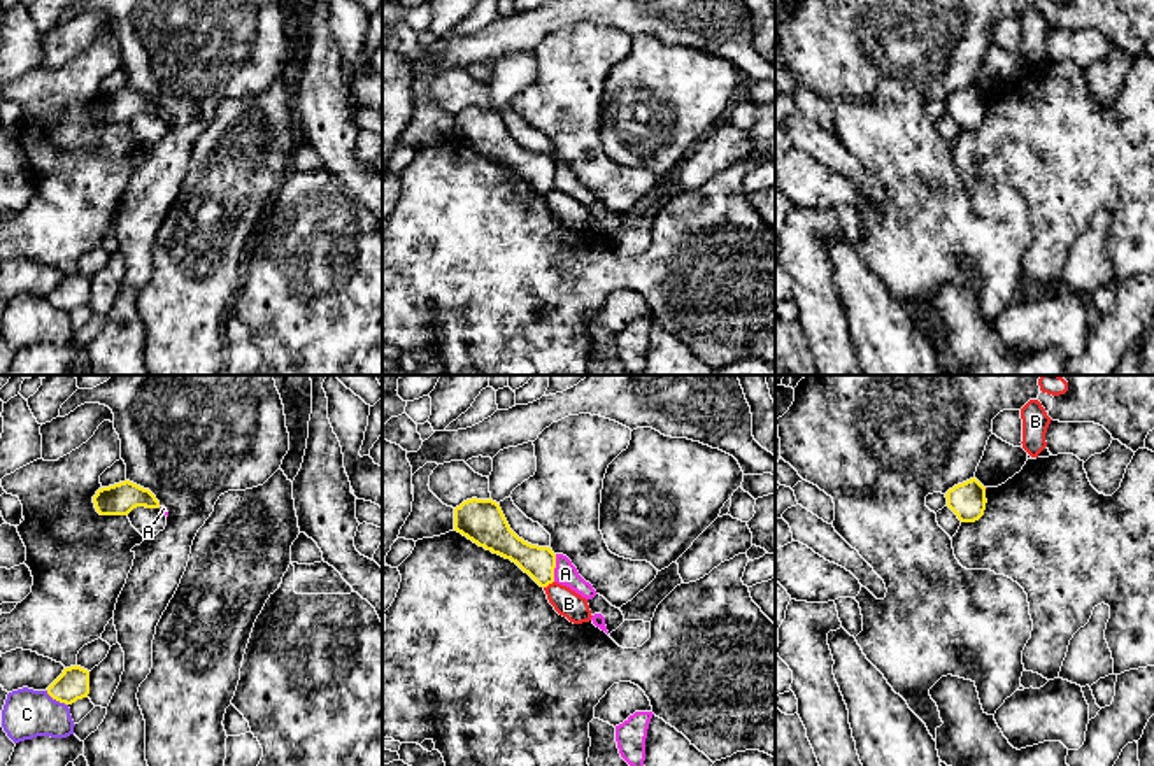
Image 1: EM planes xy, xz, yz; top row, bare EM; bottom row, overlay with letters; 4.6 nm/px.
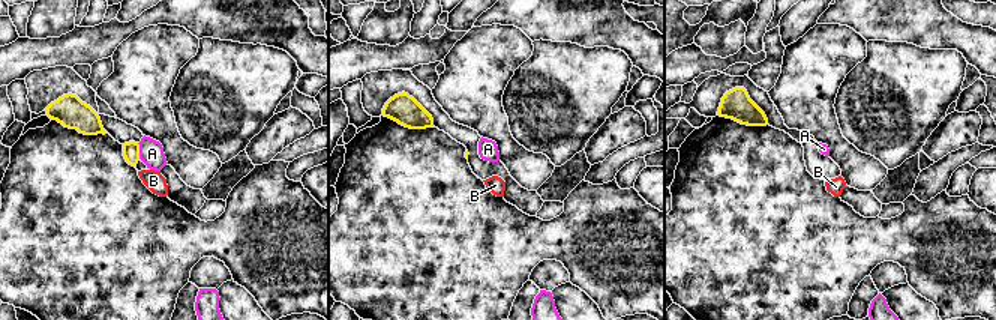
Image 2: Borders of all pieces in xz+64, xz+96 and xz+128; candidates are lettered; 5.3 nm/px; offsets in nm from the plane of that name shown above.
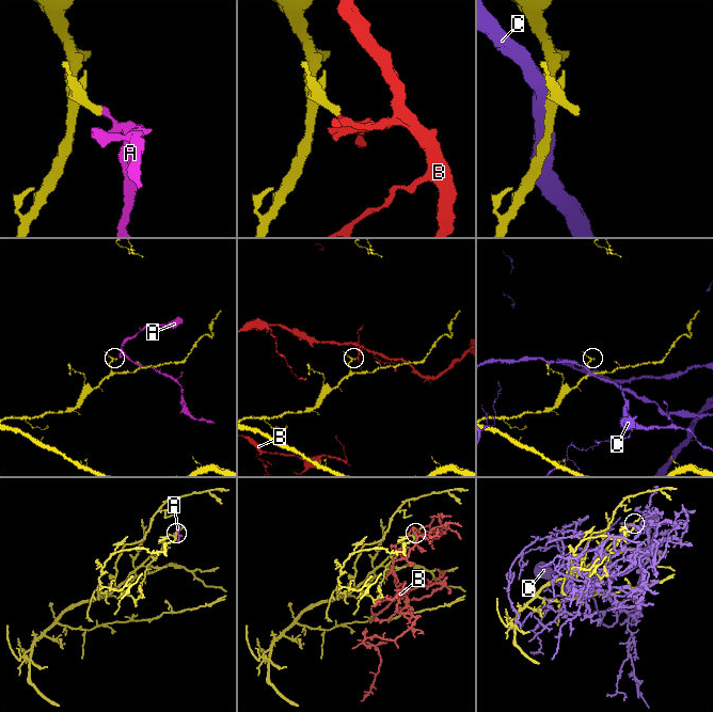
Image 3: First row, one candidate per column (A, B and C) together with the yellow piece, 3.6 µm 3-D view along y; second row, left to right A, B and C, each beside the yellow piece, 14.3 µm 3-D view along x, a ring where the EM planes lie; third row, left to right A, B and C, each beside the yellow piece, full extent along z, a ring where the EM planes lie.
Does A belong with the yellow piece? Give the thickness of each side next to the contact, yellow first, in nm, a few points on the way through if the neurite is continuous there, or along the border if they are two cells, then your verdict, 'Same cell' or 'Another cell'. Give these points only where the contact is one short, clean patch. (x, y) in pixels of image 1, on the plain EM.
Thickness 150 nm (yellow) against 110 nm. Another cell

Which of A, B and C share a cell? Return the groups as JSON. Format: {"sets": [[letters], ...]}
{"sets": [["A"], ["B"], ["C"]]}

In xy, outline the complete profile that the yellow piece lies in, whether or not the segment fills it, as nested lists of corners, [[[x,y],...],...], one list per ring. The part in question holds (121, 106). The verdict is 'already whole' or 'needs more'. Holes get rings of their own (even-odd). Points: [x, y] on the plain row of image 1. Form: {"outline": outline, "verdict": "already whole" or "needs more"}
{"outline": [[[130,88],[102,95],[93,103],[100,123],[128,123],[137,114],[160,116],[156,103]]], "verdict": "already whole"}

